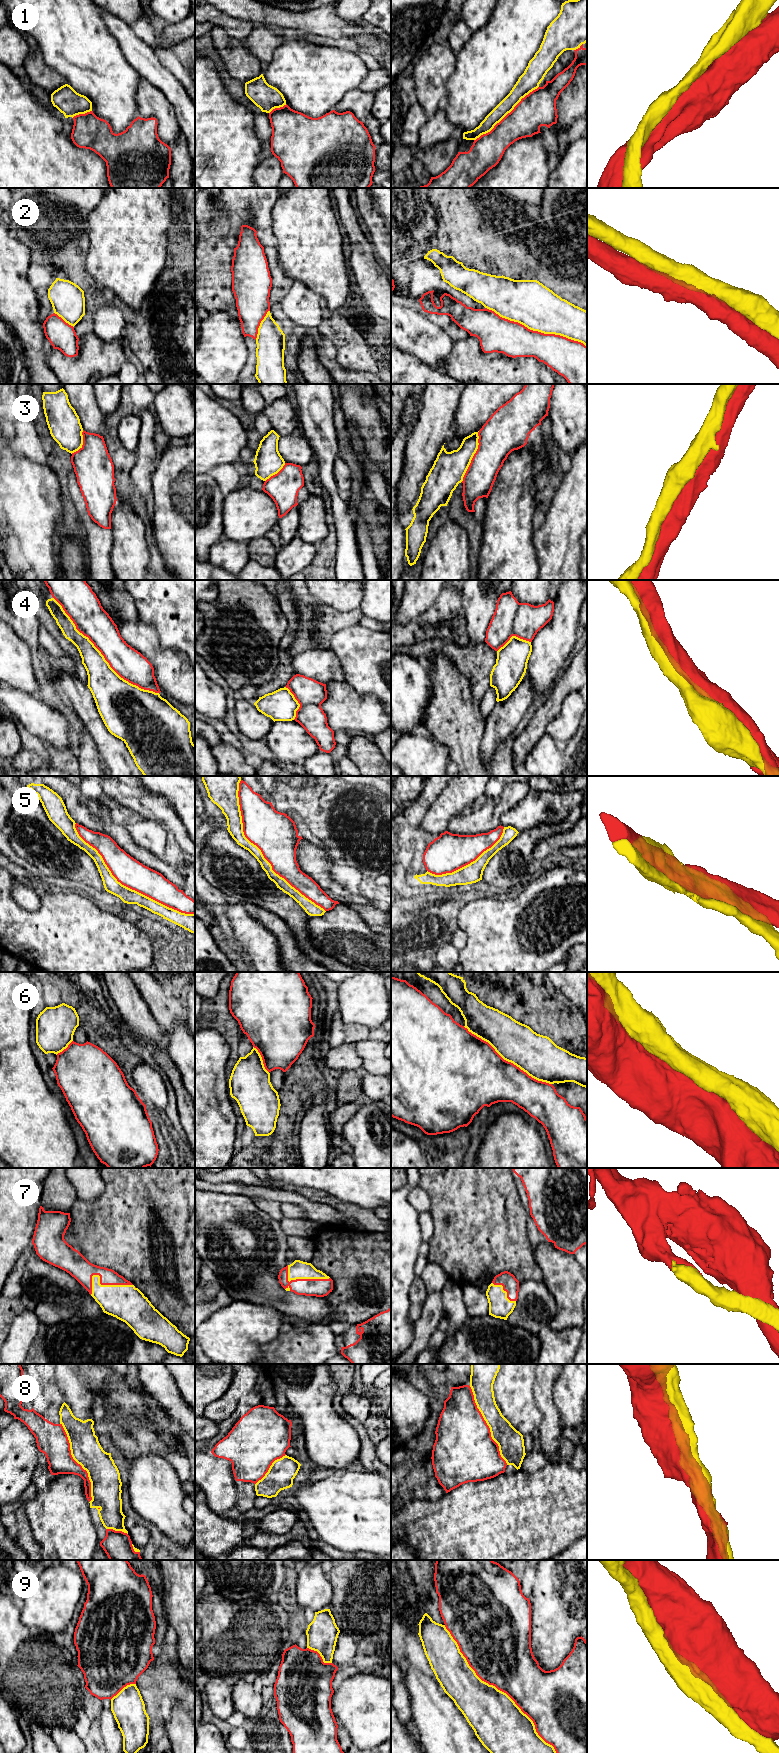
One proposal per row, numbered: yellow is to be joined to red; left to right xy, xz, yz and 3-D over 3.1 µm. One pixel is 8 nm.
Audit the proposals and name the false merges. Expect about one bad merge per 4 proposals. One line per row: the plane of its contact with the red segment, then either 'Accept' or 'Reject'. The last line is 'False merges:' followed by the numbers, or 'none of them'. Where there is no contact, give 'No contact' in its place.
1: Touches red in yz. Accept
2: Touches red in yz. Accept
3: Touches red in yz. Reject
4: Touches red in xy. Accept
5: Touches red in xz. Reject
6: Touches red in yz. Accept
7: Touches red in xy. Accept
8: Touches red in xy. Accept
9: Touches red in yz. Accept
False merges: 3, 5

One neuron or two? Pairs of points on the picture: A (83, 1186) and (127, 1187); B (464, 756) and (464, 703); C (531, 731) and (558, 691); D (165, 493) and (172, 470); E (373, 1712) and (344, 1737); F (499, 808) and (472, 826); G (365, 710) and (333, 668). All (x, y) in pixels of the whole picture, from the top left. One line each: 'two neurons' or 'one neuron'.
A: two neurons
B: one neuron
C: one neuron
D: one neuron
E: two neurons
F: one neuron
G: one neuron

